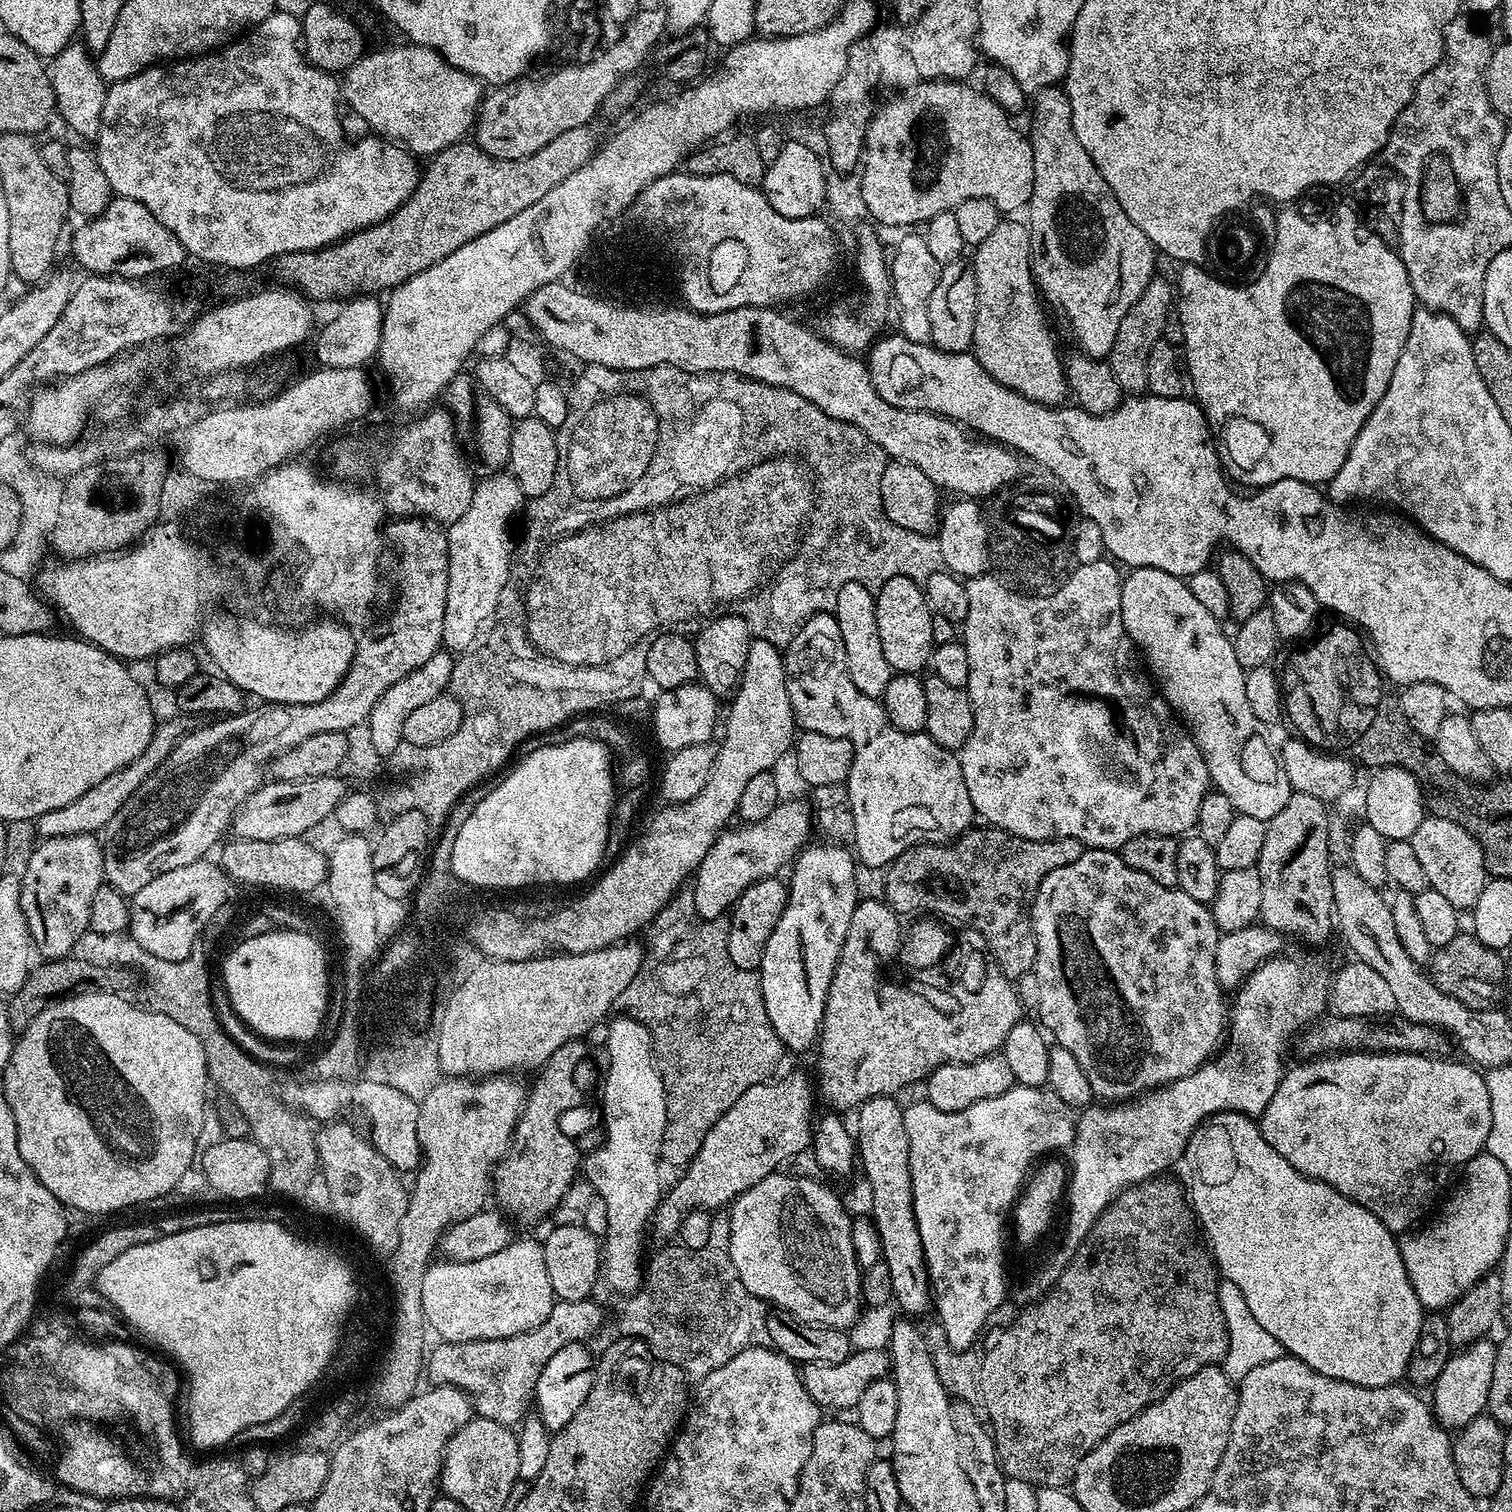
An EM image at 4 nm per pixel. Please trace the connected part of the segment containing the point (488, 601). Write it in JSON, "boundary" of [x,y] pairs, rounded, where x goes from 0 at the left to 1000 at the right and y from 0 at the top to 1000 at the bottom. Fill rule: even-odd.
{"boundary":[[[325,313],[318,317],[320,318],[318,320],[317,318],[312,323],[308,340],[306,340],[306,343],[303,343],[295,349],[296,384],[295,409],[292,409],[292,422],[293,428],[299,433],[309,432],[318,423],[321,417],[320,413],[325,413],[328,409],[329,396],[335,388],[336,376],[339,374],[339,366],[336,360],[340,354],[336,352],[336,343],[341,338],[345,338],[348,331],[347,325],[337,313]]]}

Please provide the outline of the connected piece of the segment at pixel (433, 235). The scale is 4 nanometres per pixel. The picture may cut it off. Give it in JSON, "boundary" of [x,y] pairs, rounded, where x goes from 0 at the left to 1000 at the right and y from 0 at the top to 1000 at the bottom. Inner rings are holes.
{"boundary":[[[394,81],[380,83],[380,86],[369,89],[369,91],[358,97],[358,99],[339,106],[326,104],[312,94],[299,95],[282,106],[283,111],[282,108],[278,113],[278,121],[272,126],[272,130],[252,148],[237,151],[228,155],[227,159],[216,161],[215,164],[208,164],[207,167],[190,167],[188,169],[182,170],[183,183],[185,185],[183,186],[186,188],[192,189],[206,200],[222,198],[224,196],[233,197],[236,194],[251,194],[253,190],[264,190],[274,184],[274,181],[292,173],[295,168],[300,168],[300,165],[308,163],[308,160],[321,155],[321,152],[327,152],[327,149],[332,149],[332,147],[340,144],[340,142],[348,139],[348,136],[353,136],[353,134],[356,134],[356,131],[359,131],[363,126],[366,126],[369,120],[374,120],[377,115],[388,110],[398,95],[394,84]]]}

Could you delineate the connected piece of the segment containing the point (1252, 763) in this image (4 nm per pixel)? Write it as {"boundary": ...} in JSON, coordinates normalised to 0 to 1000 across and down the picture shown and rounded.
{"boundary":[[[748,376],[743,382],[741,390],[742,411],[746,421],[755,432],[756,438],[766,453],[767,460],[769,460],[790,488],[799,507],[801,521],[813,528],[819,539],[837,544],[841,542],[843,538],[845,538],[845,536],[853,530],[855,522],[845,495],[839,495],[839,489],[836,487],[837,479],[829,475],[829,470],[827,470],[823,450],[824,442],[820,440],[819,435],[816,435],[816,427],[813,419],[810,419],[810,413],[794,400],[792,396],[787,393],[785,386],[781,382],[771,380],[771,377]]]}

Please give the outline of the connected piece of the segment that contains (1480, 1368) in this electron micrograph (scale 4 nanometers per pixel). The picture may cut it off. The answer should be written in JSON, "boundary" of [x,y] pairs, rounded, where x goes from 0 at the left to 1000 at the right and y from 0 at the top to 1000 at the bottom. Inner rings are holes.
{"boundary":[[[984,885],[977,886],[973,890],[961,894],[950,914],[946,916],[946,931],[953,944],[965,946],[975,940],[975,938],[982,936],[985,922],[985,911],[988,911],[989,900],[989,889],[985,887]]]}

